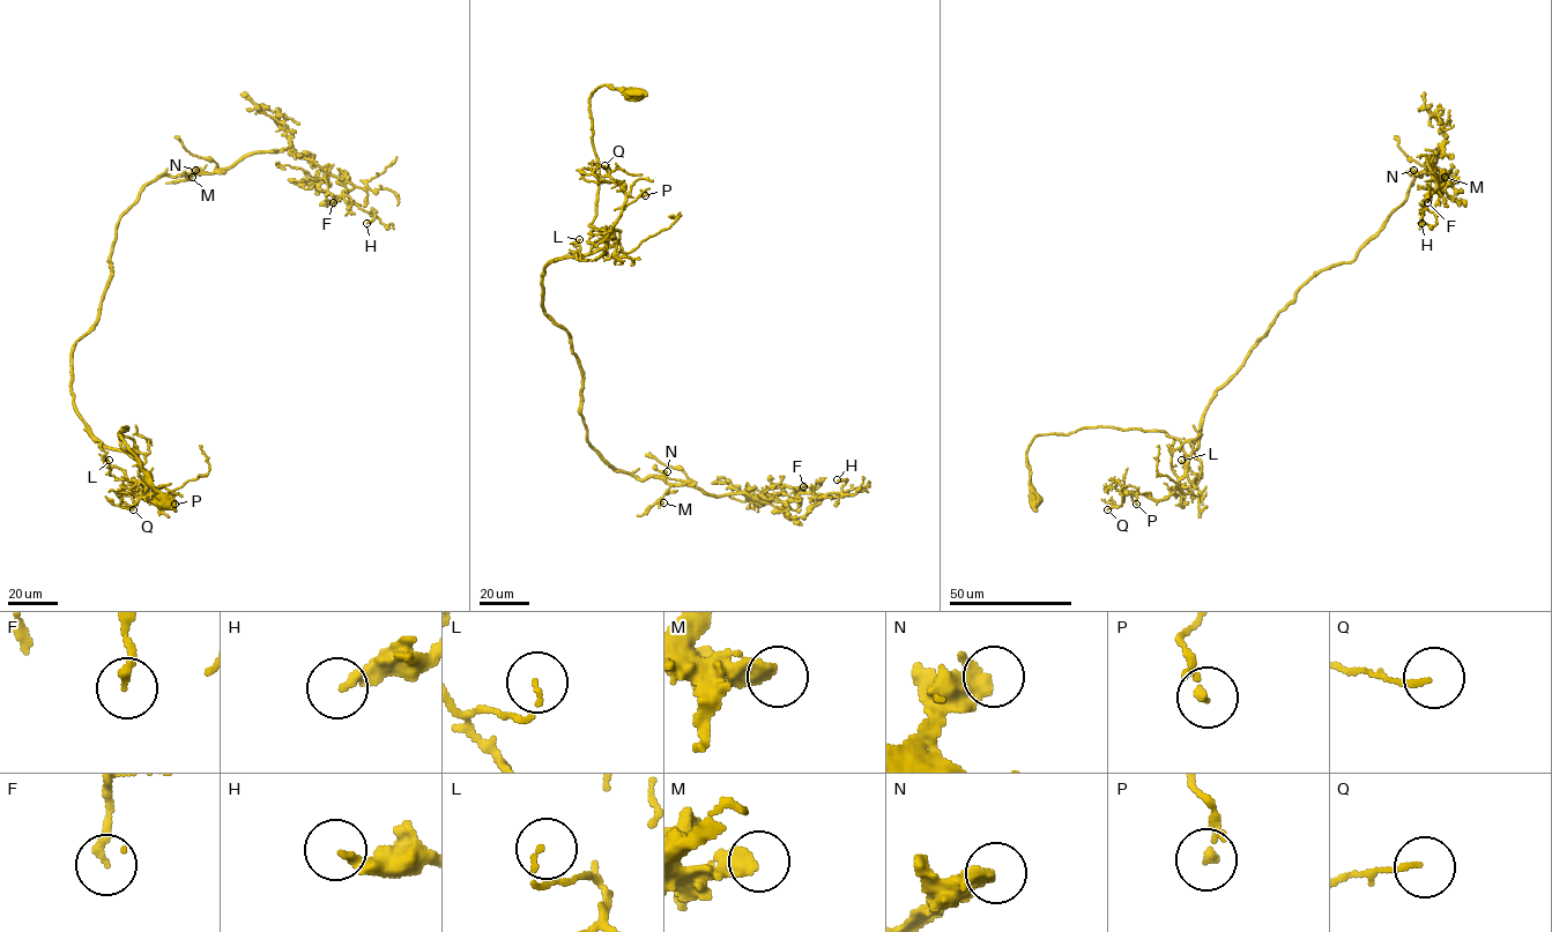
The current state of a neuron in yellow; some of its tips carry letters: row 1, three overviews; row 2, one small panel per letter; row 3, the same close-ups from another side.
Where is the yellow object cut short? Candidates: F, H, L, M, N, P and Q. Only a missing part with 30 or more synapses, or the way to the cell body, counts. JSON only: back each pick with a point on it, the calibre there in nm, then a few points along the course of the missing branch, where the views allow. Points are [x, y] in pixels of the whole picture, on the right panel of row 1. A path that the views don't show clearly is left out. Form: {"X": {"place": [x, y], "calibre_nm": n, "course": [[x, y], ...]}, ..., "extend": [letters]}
{"extend": []}

